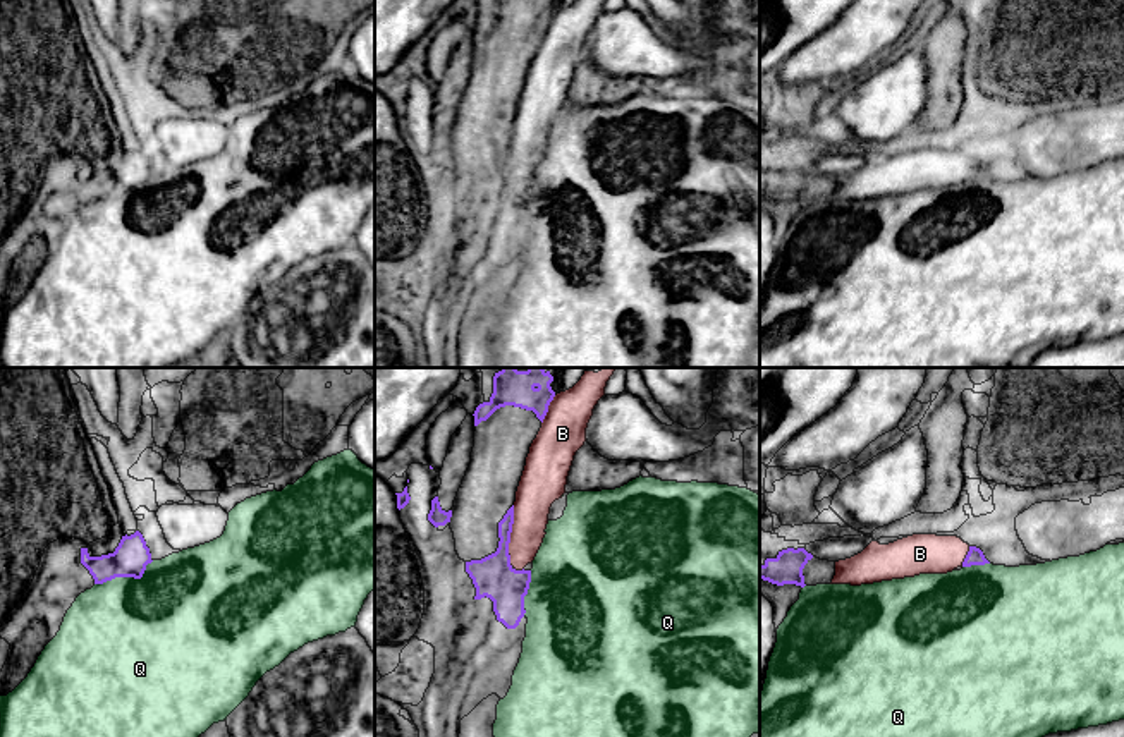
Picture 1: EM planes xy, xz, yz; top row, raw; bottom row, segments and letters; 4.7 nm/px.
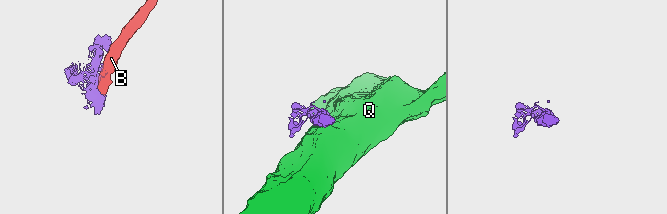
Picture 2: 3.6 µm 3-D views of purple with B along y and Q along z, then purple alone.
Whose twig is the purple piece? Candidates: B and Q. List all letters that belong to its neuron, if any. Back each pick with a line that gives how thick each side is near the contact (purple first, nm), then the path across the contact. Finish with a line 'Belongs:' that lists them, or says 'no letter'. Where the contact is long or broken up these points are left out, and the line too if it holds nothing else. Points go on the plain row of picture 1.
B: Thickness 190 nm (purple) against 180 nm
Belongs: B

